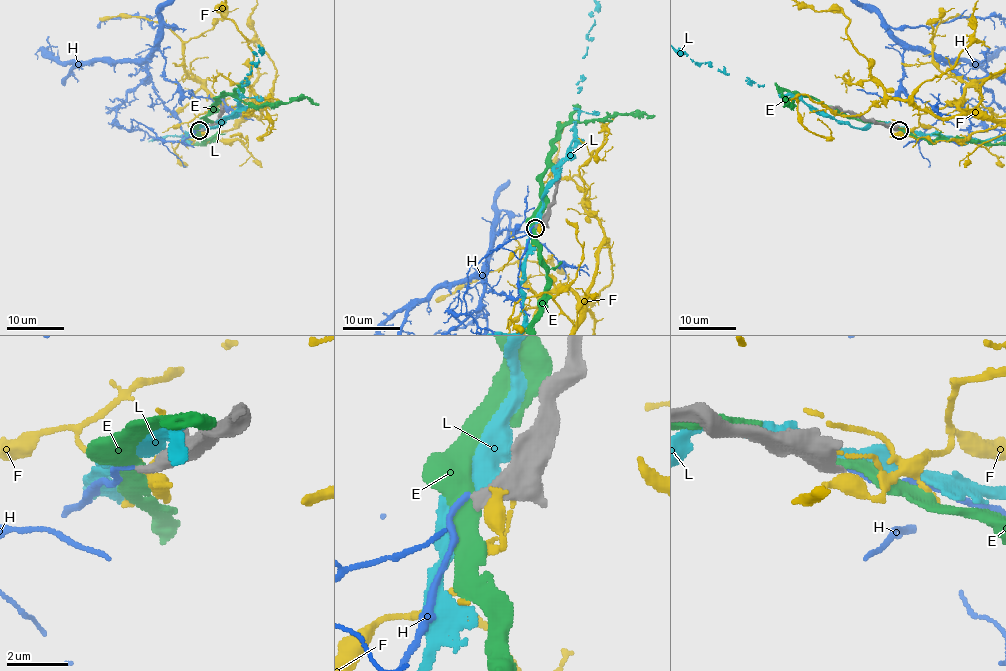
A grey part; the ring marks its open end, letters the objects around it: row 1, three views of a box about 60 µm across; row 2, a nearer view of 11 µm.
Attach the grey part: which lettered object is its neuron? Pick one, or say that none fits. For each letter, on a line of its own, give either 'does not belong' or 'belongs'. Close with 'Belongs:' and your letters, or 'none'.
E: does not belong
F: does not belong
H: does not belong
L: does not belong
Belongs: none

